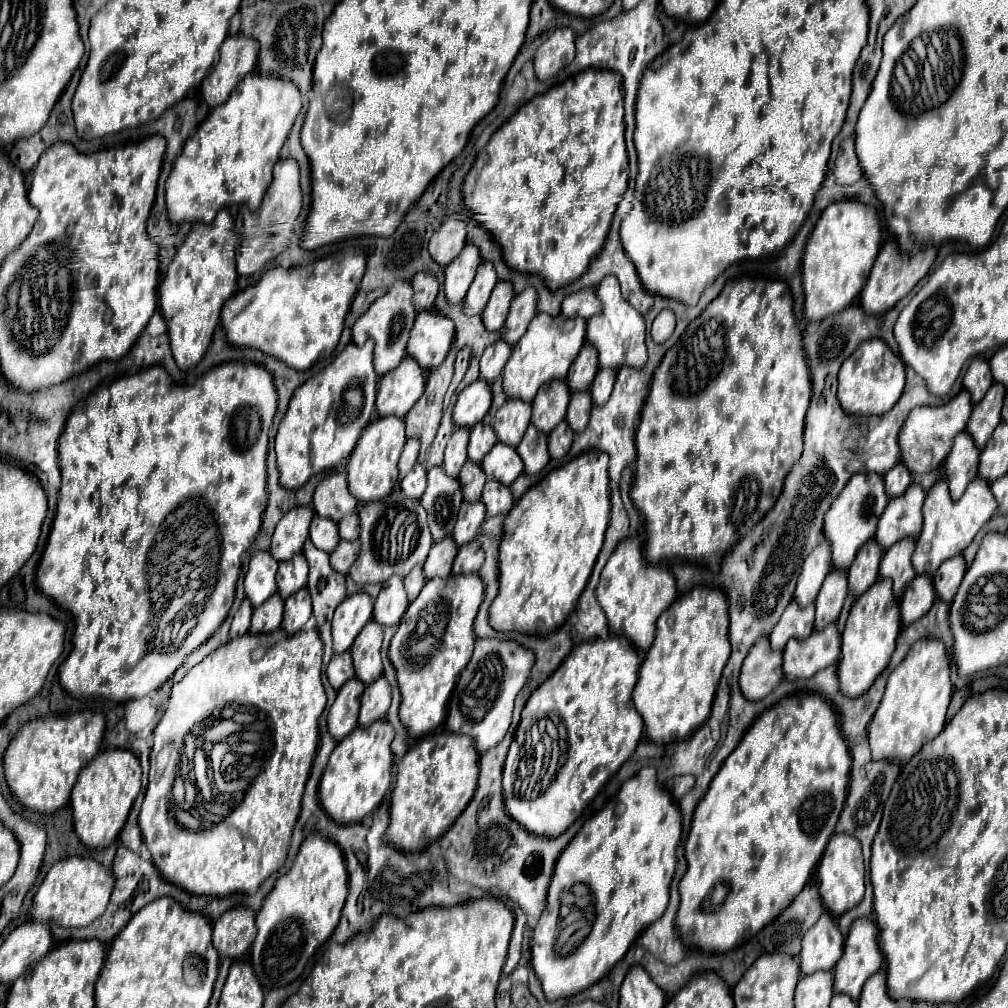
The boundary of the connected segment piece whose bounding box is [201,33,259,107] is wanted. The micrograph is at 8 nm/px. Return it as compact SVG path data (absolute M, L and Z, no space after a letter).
M231 35L219 49L219 63L201 83L201 97L209 107L227 101L231 89L255 69L259 57L259 43L253 37Z

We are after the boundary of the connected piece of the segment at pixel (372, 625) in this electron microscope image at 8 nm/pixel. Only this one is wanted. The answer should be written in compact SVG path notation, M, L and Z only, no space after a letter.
M369 619L369 623L359 631L351 647L355 677L365 685L375 681L383 673L381 655L379 655L381 641L383 641L383 627L375 619Z

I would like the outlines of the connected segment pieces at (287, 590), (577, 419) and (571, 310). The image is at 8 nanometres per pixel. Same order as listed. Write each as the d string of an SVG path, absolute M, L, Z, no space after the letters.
M297 553L293 559L281 561L277 573L279 573L277 577L279 595L287 599L291 593L305 587L307 583L307 559L303 557L303 553Z
M589 391L571 395L569 409L567 409L567 423L571 425L571 429L575 433L583 433L583 429L587 427L587 421L591 417L591 409L593 409L593 401L591 401Z
M593 287L569 293L563 299L563 305L561 305L561 315L563 317L583 317L583 319L589 319L593 315L599 315L601 311L603 311L603 305L597 299L597 293L595 293Z

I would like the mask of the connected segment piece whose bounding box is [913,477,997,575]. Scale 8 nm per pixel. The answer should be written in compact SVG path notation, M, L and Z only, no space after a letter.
M975 477L975 481L971 481L961 501L951 501L947 479L937 481L927 491L923 503L923 531L917 537L917 549L913 553L913 567L917 575L935 575L943 561L963 553L977 535L977 531L985 523L989 523L989 519L997 511L997 501L989 487L991 485L987 485L987 481L979 481L979 477Z

